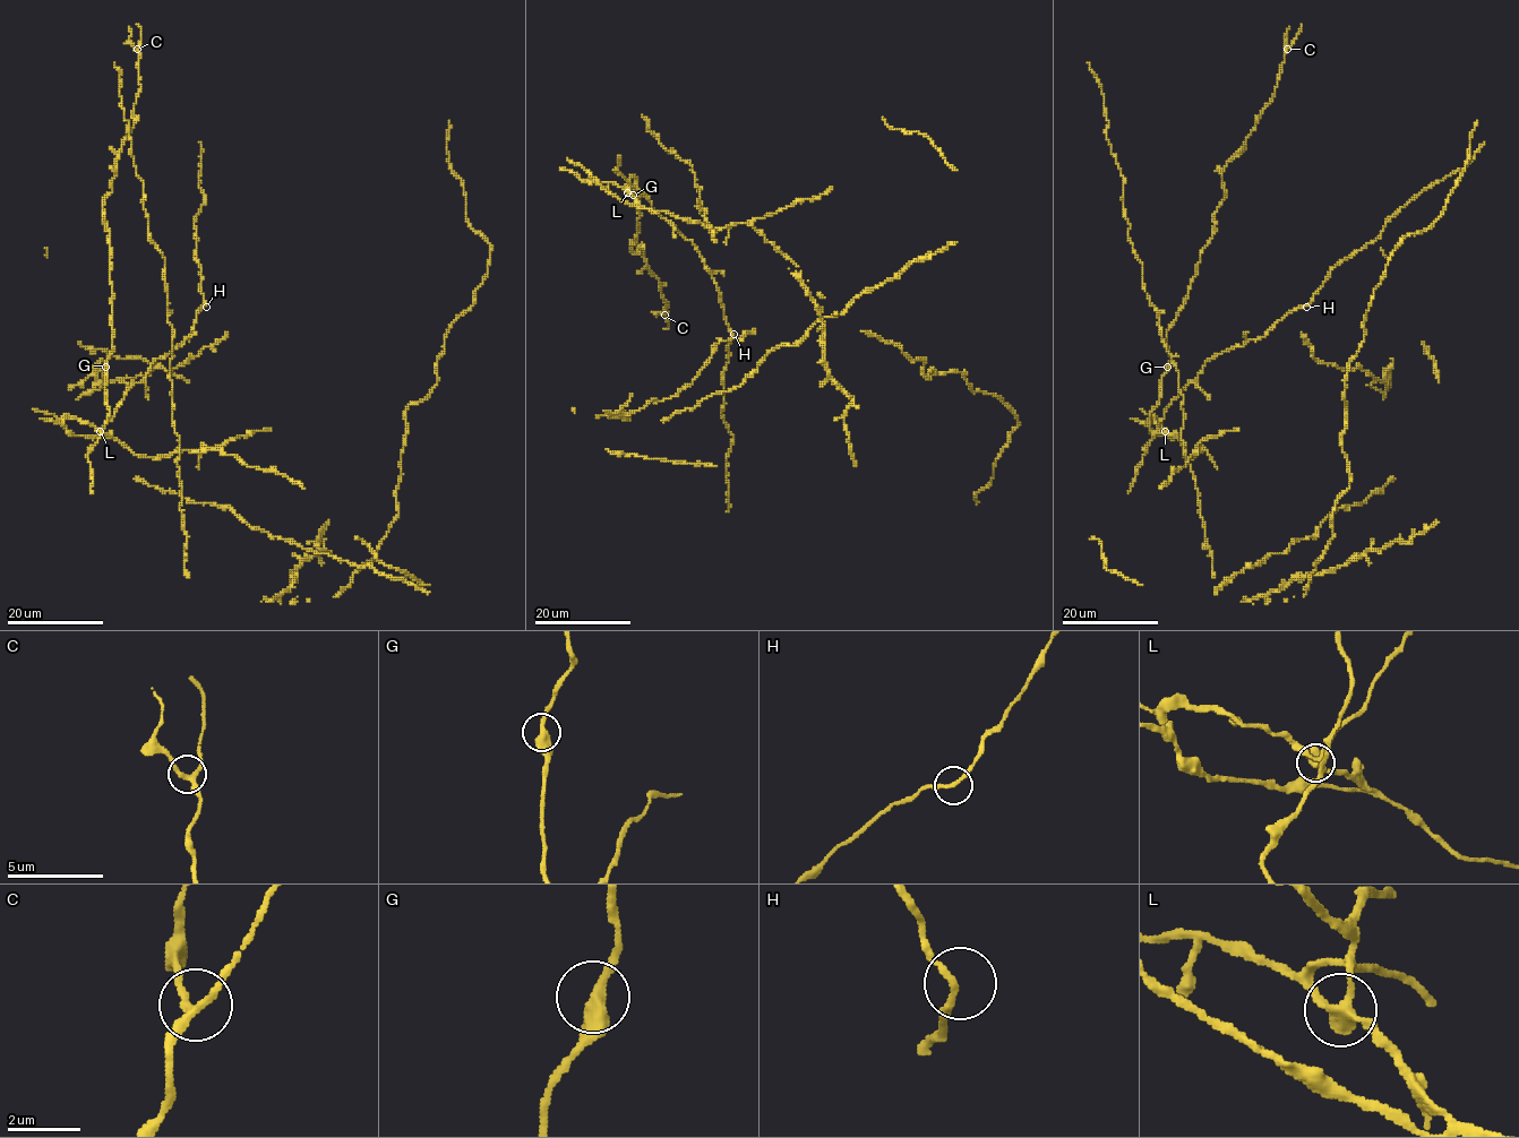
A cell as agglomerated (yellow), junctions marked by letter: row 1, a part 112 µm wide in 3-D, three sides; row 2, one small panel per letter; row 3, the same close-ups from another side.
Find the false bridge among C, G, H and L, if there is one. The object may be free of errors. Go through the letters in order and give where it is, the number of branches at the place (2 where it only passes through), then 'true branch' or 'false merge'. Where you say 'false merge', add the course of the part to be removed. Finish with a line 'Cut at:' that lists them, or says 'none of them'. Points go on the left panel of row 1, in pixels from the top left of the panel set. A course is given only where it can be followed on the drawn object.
C: place (137, 49); branches 3; true branch
G: place (105, 367); branches 2; true branch
H: place (206, 307); branches 2; true branch
L: place (100, 431); branches 3; false merge
Cut at: L

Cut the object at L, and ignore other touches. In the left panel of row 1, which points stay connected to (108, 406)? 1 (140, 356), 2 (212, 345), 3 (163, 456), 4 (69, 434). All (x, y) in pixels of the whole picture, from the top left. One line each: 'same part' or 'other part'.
1: other part
2: other part
3: other part
4: other part

